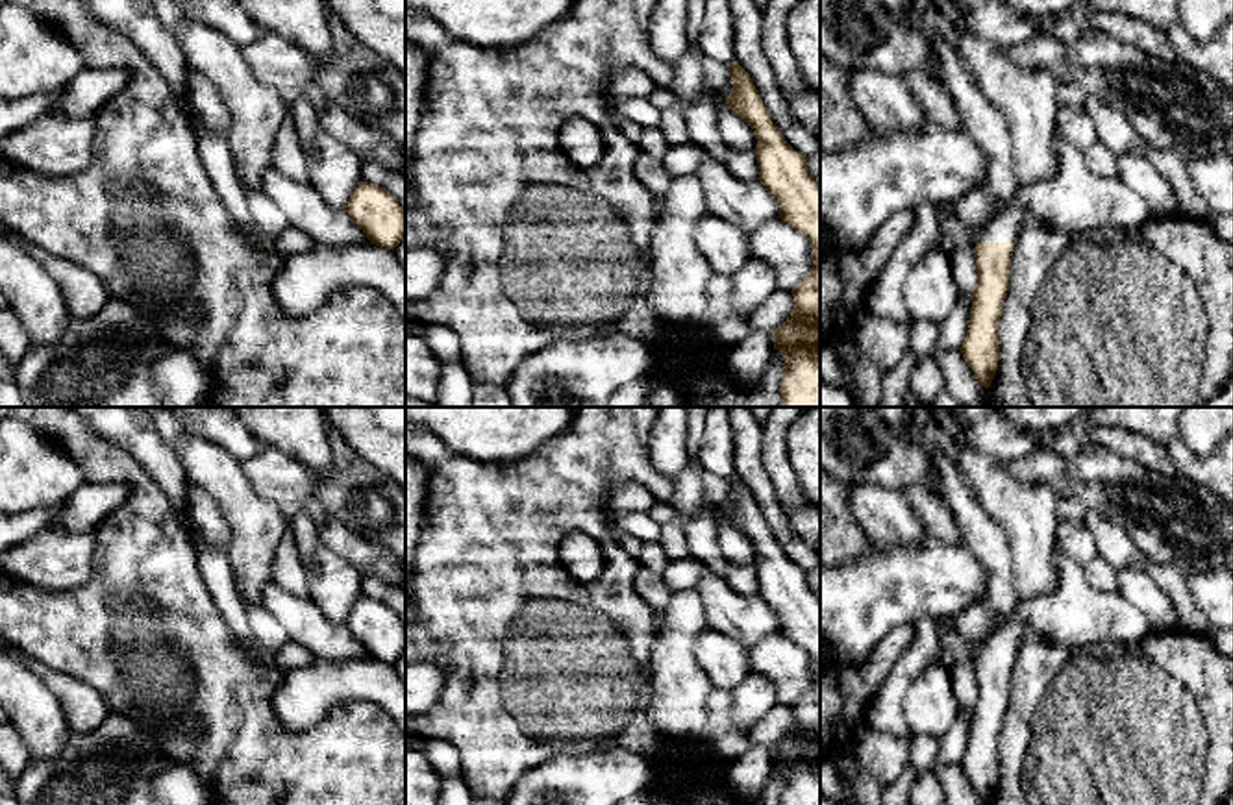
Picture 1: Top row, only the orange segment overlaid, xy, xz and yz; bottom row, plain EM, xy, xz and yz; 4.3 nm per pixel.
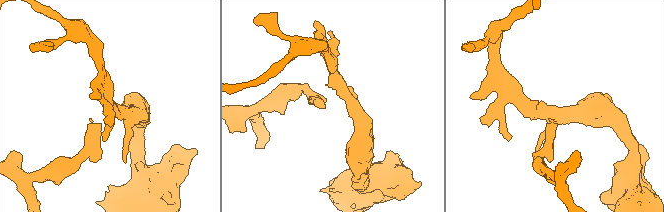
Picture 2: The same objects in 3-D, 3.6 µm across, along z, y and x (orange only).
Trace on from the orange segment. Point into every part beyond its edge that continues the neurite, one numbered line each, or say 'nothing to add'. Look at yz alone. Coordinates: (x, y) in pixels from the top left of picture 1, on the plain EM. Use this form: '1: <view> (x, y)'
1: yz (1004, 641)

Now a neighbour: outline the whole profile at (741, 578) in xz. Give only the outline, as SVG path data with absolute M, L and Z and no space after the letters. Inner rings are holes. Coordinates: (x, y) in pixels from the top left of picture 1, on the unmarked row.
M729 564L724 579L735 592L746 598L757 596L759 592L759 577L755 566Z

